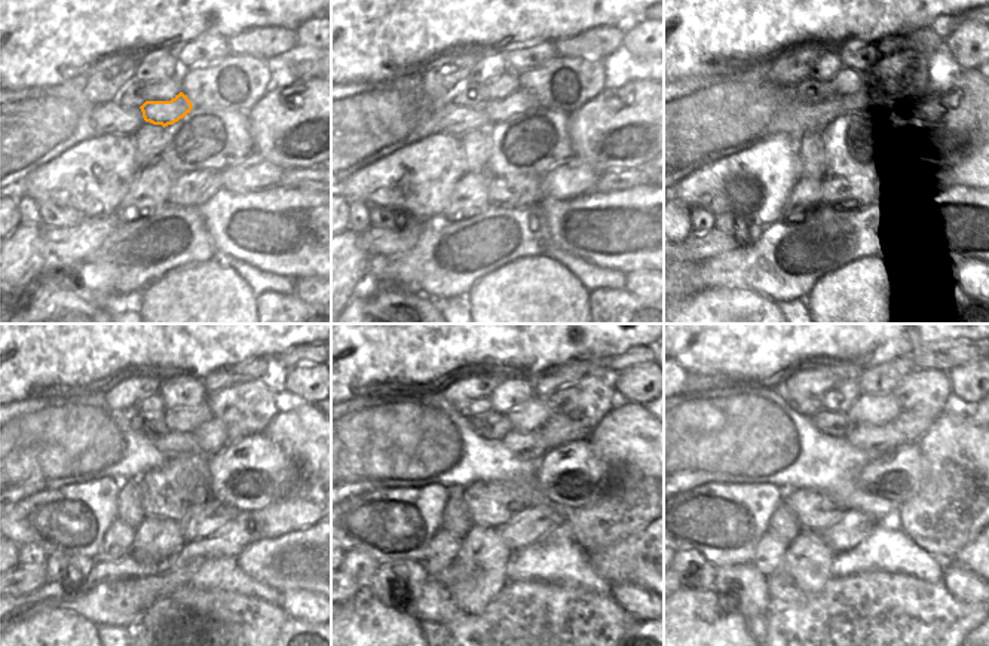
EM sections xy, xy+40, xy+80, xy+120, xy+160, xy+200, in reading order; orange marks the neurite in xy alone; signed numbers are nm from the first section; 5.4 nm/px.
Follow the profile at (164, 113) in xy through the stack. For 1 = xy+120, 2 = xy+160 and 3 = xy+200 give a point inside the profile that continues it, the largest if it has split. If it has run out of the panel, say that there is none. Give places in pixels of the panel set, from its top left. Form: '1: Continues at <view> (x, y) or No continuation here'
1: Continues at xy+120 (213, 435)
2: Continues at xy+160 (559, 429)
3: Continues at xy+200 (911, 423)

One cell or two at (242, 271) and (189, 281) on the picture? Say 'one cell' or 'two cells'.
two cells

